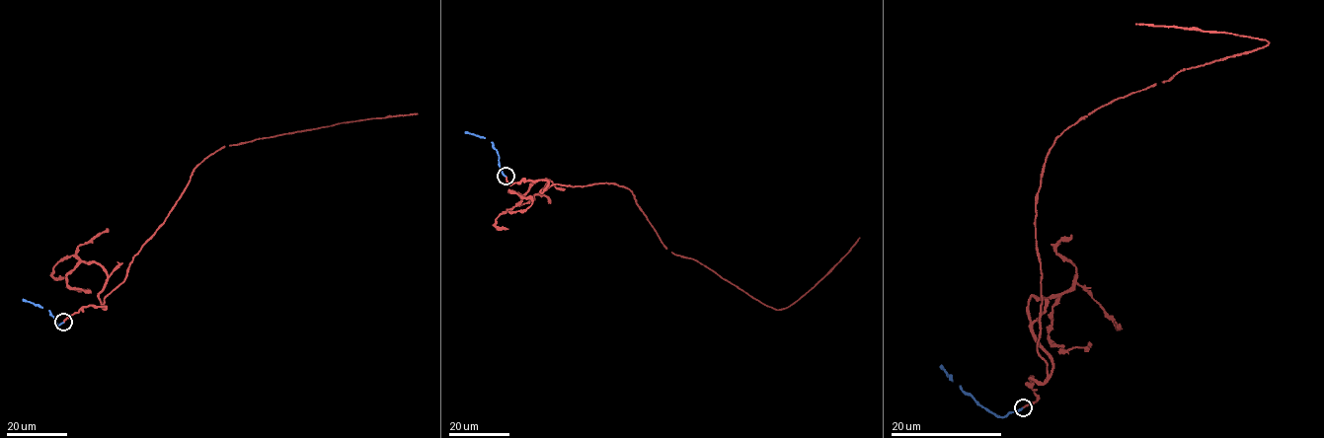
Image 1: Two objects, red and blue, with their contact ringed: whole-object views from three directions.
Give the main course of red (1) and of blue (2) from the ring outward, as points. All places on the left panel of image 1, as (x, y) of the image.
1: (63, 323), (91, 305), (106, 308), (104, 299), (123, 281), (194, 170), (224, 146), (417, 113)
2: (63, 323), (56, 327), (48, 310), (22, 299)

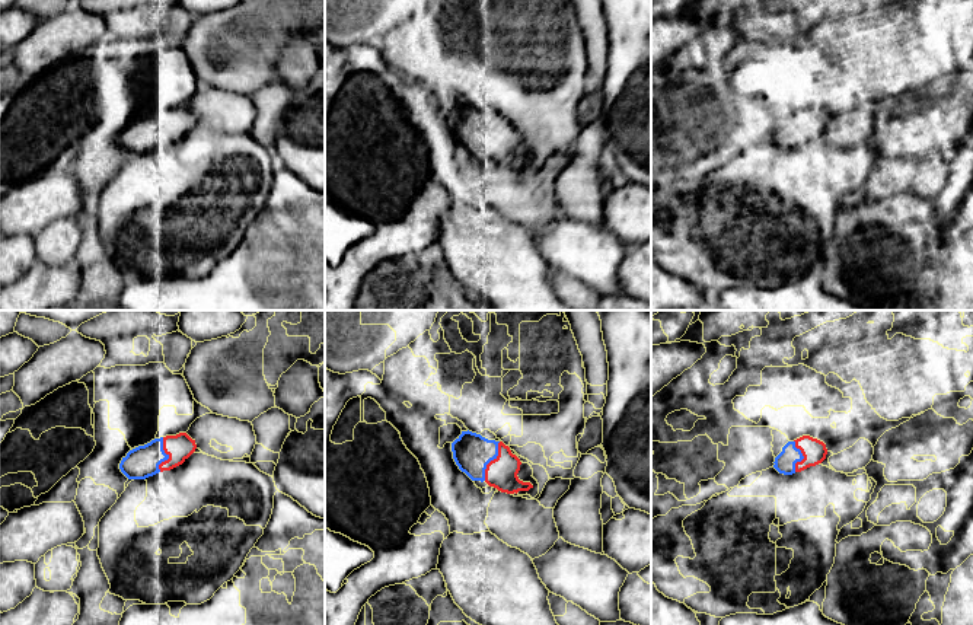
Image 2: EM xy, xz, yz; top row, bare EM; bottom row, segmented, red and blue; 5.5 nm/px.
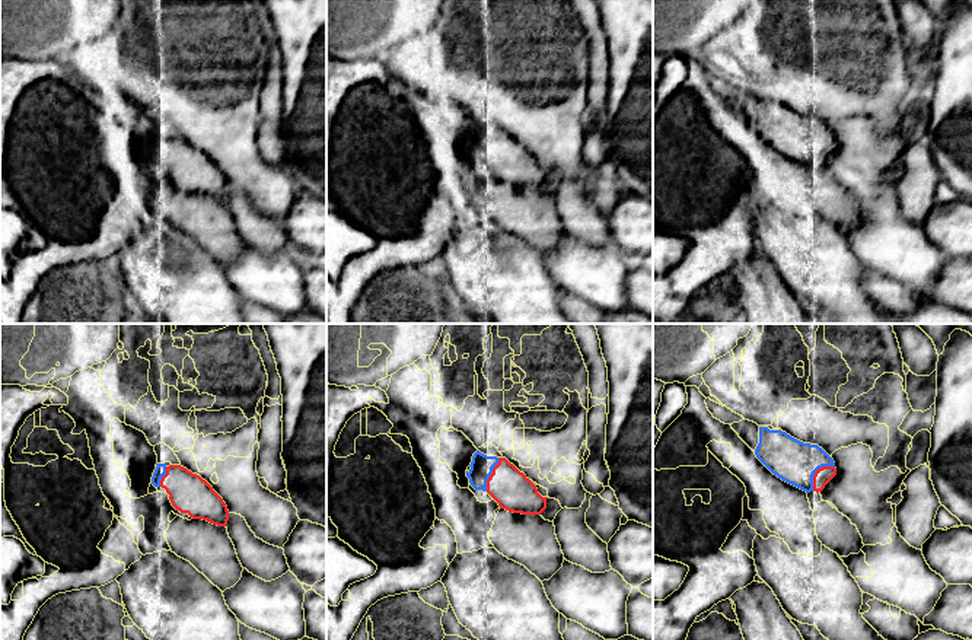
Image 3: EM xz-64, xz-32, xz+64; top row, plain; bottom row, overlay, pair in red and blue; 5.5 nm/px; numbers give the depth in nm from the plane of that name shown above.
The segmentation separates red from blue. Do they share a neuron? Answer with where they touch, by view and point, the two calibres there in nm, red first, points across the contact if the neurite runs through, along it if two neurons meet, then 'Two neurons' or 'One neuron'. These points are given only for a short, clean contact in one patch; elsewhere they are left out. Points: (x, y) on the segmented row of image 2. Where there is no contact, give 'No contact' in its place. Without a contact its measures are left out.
Touches red at xz (491, 461). Thickness 170 nm (red) against 200 nm. One neuron

